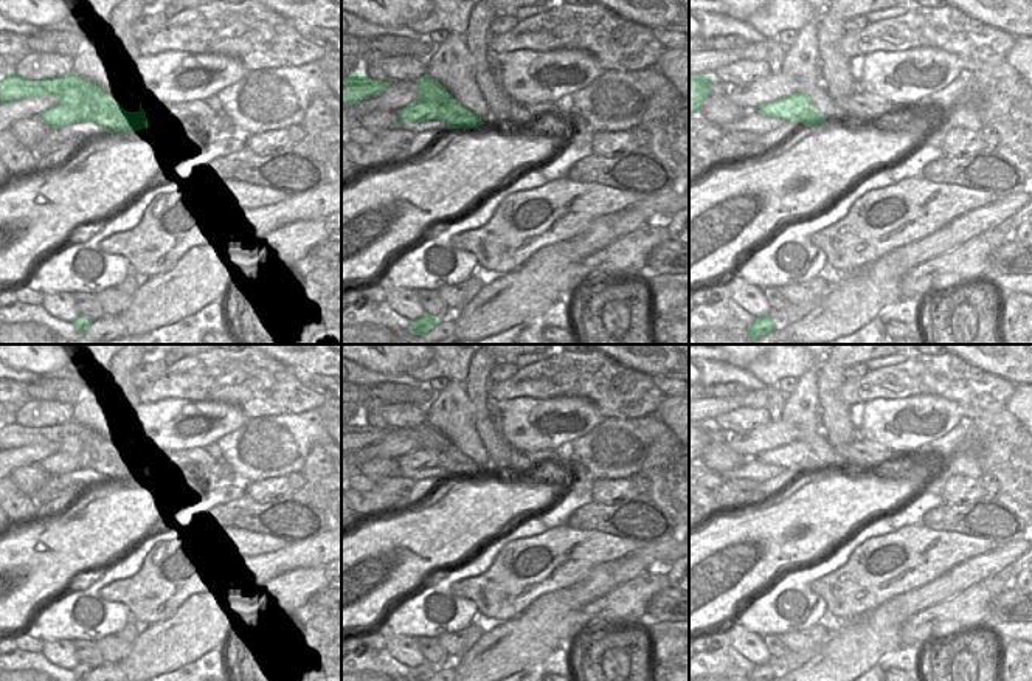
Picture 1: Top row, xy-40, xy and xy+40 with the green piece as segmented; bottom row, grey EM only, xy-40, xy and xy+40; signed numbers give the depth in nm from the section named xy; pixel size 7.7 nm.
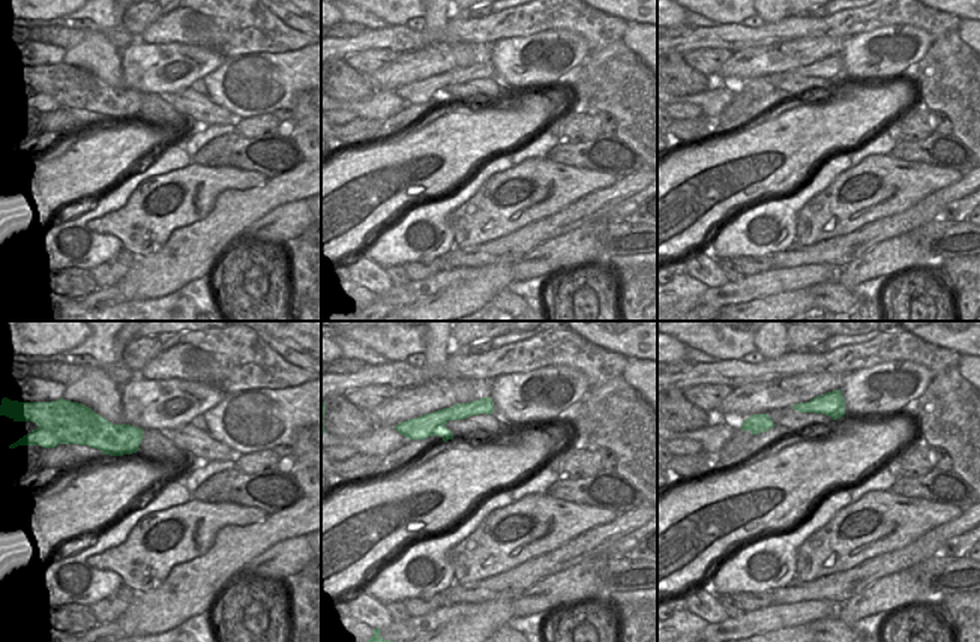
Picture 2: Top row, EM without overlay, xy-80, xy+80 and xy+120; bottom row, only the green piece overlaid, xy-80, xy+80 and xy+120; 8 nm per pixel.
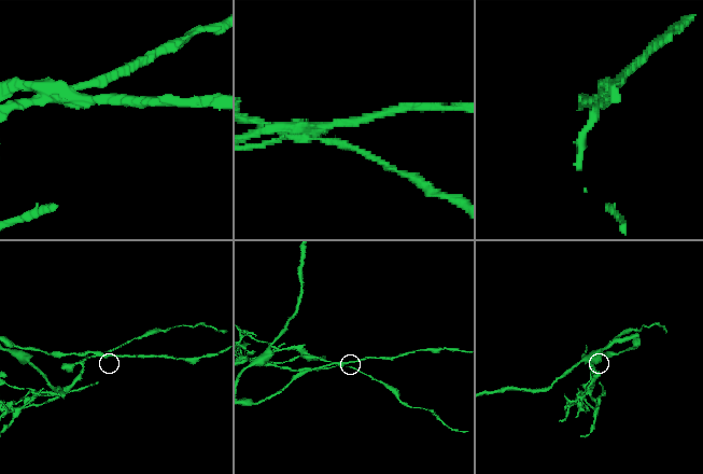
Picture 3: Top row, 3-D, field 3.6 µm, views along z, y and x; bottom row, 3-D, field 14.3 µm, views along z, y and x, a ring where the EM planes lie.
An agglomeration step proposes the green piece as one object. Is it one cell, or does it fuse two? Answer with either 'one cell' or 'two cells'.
two cells

